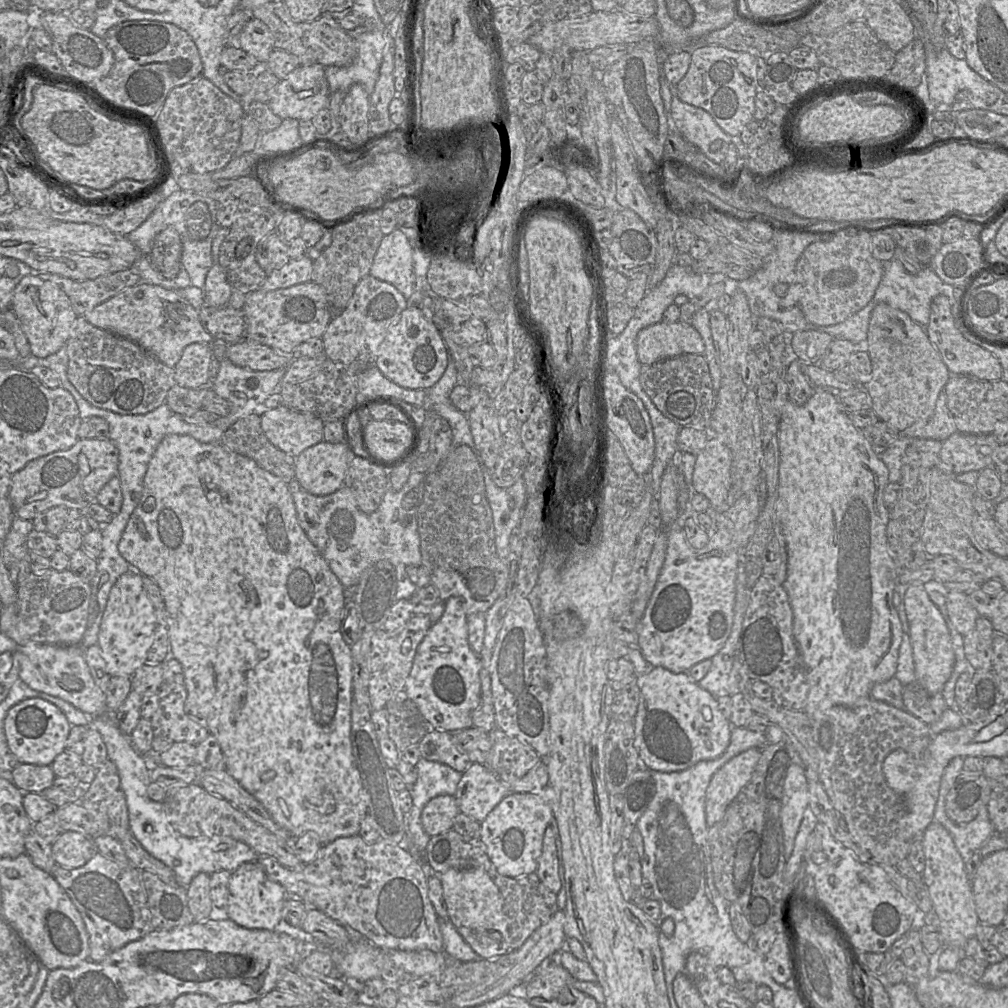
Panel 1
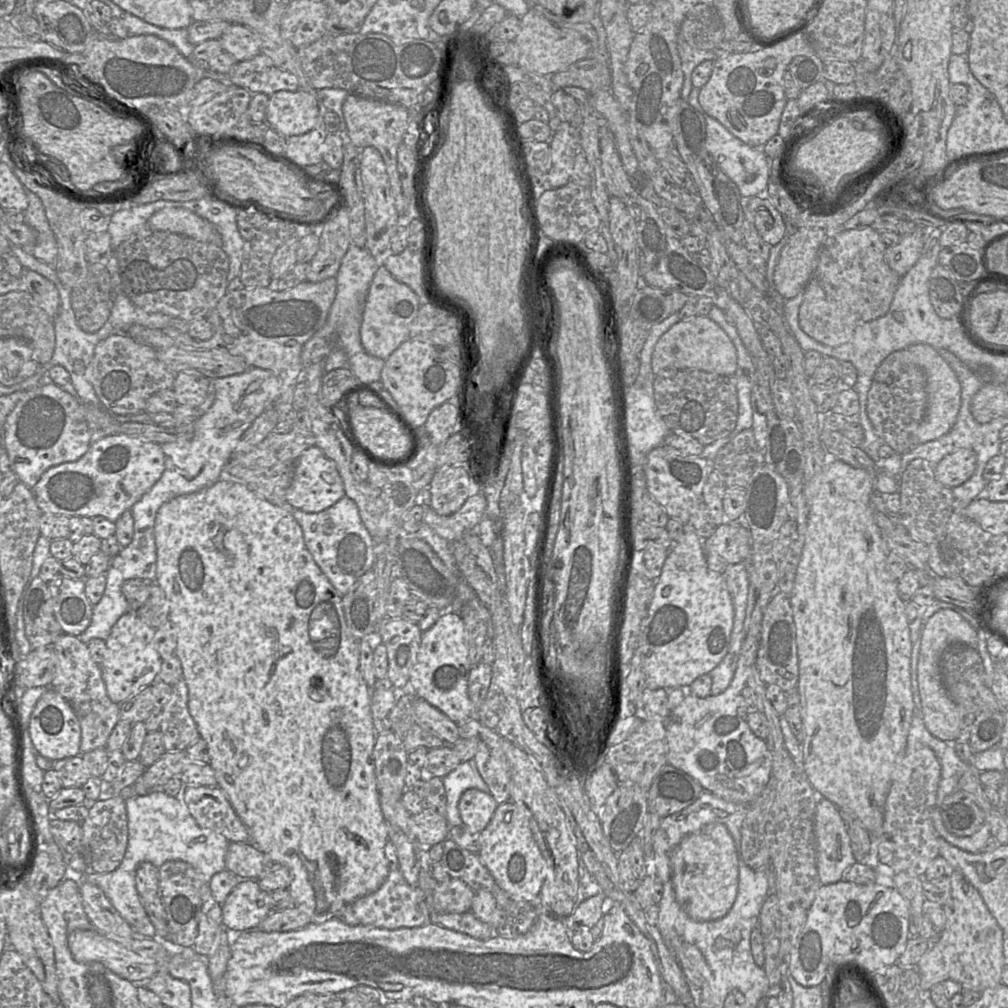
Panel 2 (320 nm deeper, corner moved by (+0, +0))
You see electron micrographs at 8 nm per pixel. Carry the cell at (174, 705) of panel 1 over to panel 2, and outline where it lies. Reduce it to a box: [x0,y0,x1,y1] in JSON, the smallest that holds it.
[159,678,200,752]

